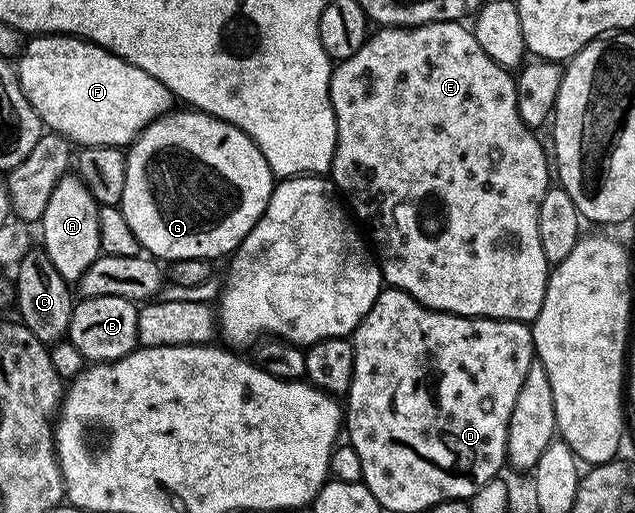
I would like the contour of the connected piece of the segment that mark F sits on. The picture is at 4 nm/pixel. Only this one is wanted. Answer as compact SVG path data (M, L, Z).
M35 34L24 43L23 55L18 57L19 85L29 98L33 110L41 118L44 129L57 132L72 145L92 148L113 146L126 149L159 116L165 116L173 108L171 91L153 74L145 74L137 66L125 62L117 54L79 36Z

